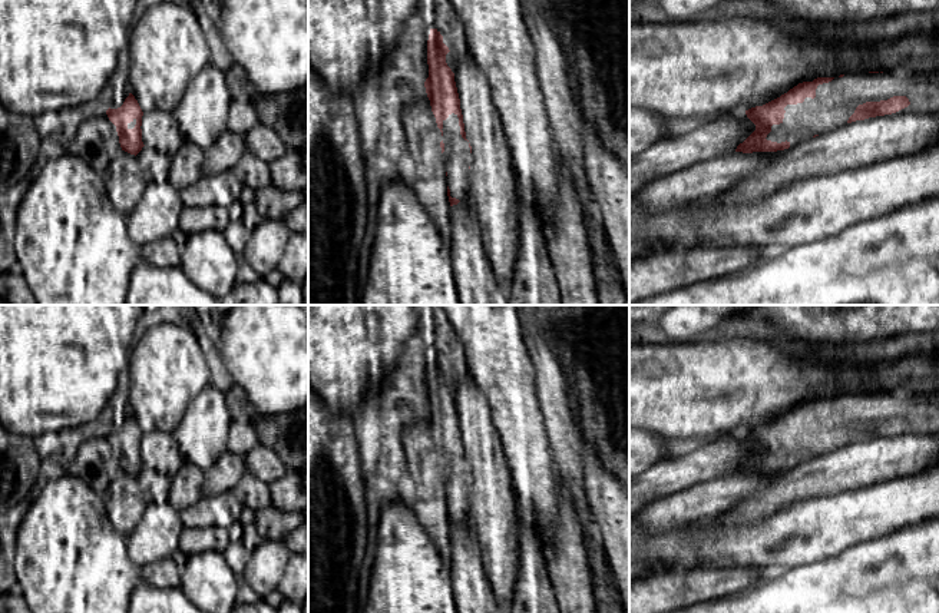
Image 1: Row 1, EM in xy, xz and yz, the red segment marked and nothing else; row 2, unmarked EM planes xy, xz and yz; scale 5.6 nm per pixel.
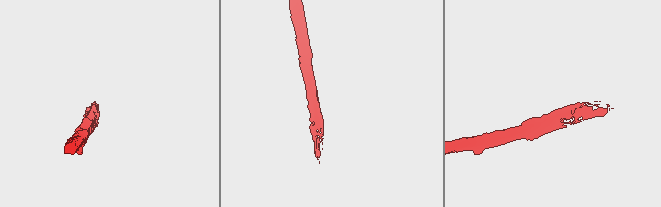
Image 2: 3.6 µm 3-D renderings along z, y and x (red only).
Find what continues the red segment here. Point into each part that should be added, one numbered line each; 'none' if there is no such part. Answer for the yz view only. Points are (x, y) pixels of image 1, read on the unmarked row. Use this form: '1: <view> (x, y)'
1: yz (835, 423)

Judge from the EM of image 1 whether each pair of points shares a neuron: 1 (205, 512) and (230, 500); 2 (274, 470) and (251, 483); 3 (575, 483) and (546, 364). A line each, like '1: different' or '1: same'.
1: same
2: different
3: same

